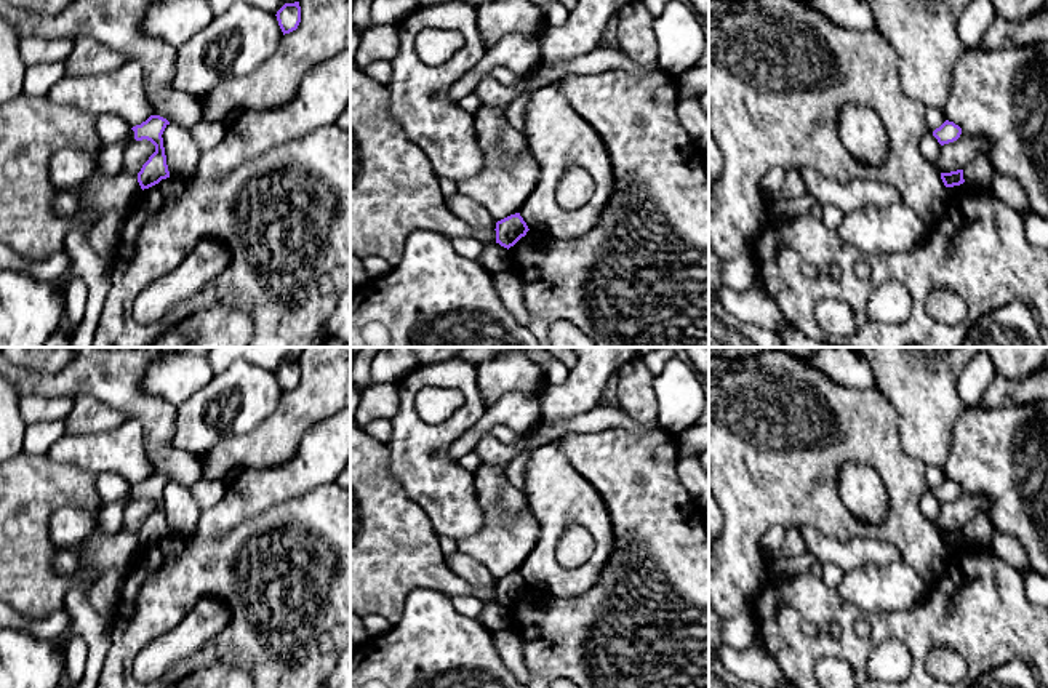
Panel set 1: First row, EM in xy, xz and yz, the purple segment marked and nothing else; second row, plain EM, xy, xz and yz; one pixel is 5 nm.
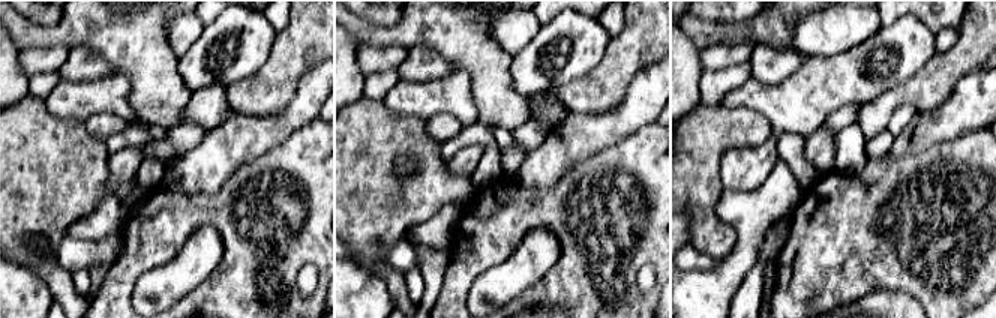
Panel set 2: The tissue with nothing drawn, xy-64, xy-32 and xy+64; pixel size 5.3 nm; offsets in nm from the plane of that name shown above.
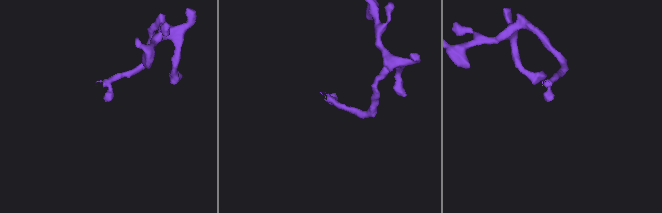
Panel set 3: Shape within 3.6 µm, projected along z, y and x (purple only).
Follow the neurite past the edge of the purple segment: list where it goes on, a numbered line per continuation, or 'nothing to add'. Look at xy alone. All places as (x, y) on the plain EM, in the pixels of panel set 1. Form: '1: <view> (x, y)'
1: xy (111, 514)

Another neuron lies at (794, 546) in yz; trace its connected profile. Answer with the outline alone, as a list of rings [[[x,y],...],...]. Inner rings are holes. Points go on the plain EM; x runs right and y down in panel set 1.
[[[790,526],[787,528],[787,536],[781,549],[778,550],[770,550],[770,552],[762,552],[760,555],[766,562],[766,565],[782,560],[782,558],[794,558],[798,557],[806,550],[806,546],[802,538],[800,526]]]

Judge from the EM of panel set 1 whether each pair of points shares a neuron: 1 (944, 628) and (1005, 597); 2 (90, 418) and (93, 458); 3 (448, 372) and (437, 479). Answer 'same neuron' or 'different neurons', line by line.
1: same neuron
2: different neurons
3: same neuron

